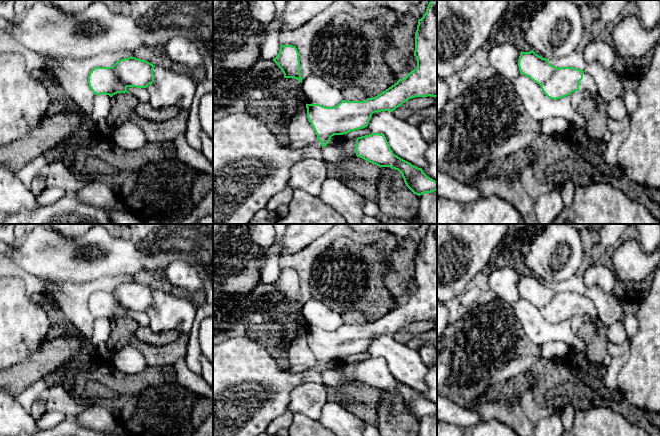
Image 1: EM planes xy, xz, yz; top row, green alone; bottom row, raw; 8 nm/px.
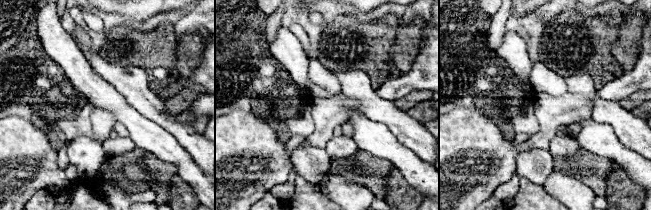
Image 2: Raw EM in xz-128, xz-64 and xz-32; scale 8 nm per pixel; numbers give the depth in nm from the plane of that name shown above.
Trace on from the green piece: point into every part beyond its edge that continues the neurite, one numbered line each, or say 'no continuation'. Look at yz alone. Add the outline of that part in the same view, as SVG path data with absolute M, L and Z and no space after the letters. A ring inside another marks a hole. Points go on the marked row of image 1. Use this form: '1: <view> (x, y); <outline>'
1: yz (587, 83); M583 72L583 79L579 82L579 91L584 92L586 90L591 93L591 98L597 97L594 80L586 72Z

